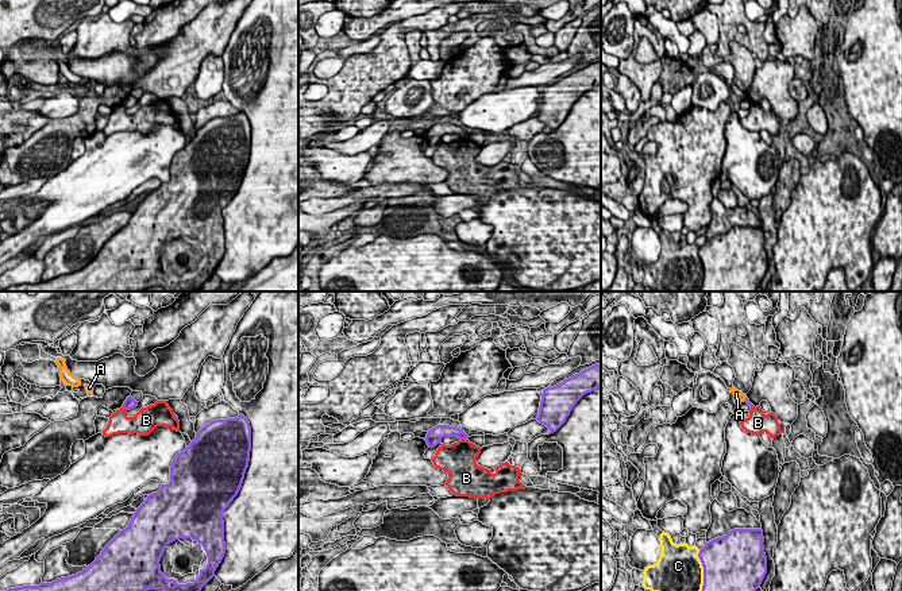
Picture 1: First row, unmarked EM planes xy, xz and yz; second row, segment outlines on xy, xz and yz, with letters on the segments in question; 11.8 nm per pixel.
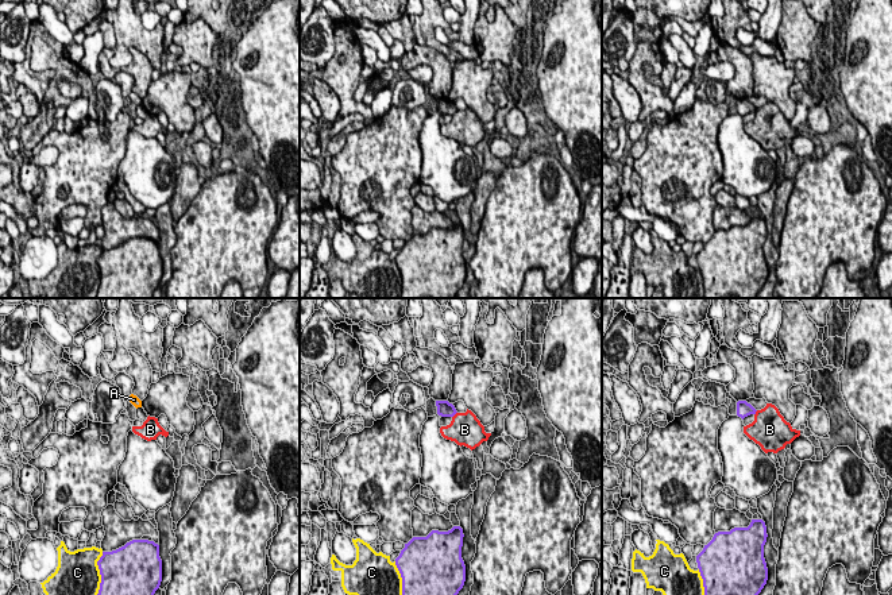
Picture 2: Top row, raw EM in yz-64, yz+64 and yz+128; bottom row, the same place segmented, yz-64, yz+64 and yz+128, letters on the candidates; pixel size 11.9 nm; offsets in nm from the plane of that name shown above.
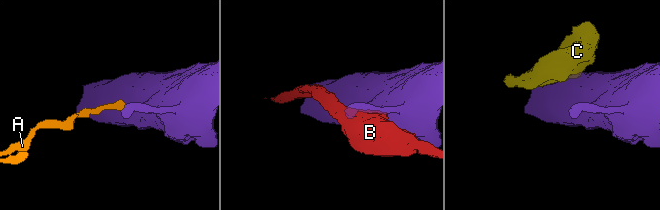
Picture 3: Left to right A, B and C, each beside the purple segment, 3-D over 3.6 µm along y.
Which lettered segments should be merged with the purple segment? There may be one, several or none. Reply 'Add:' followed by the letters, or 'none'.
Add: none

